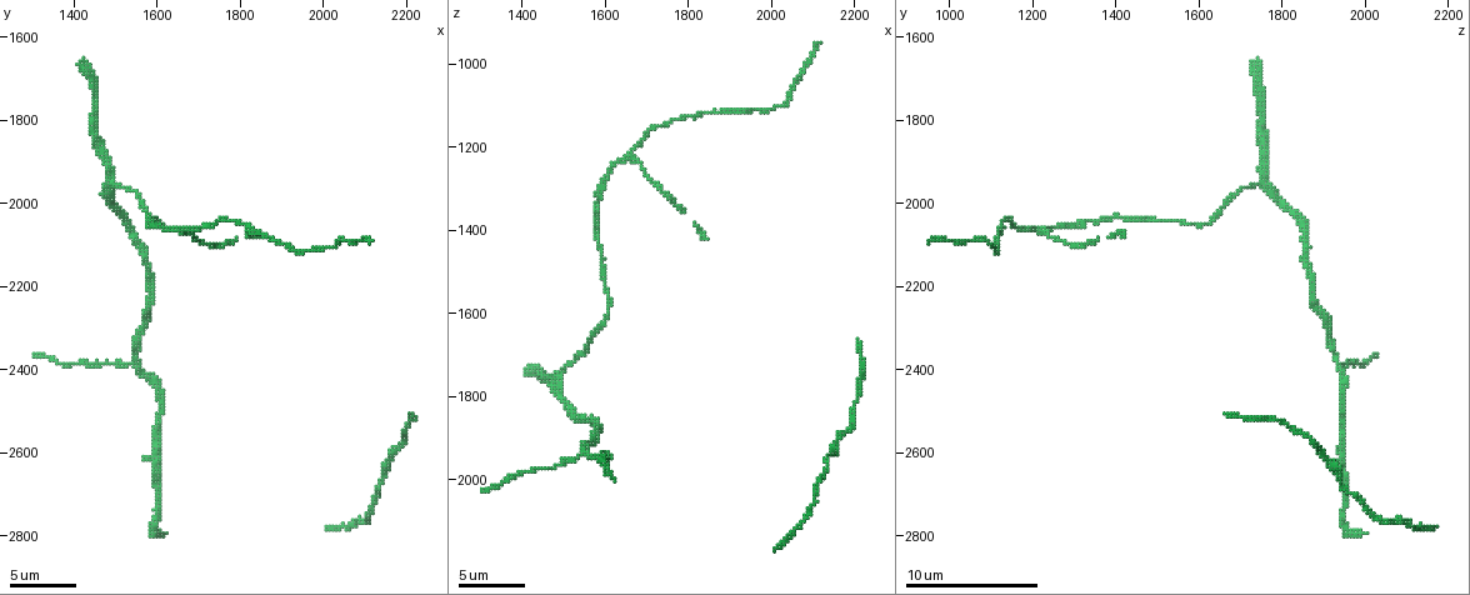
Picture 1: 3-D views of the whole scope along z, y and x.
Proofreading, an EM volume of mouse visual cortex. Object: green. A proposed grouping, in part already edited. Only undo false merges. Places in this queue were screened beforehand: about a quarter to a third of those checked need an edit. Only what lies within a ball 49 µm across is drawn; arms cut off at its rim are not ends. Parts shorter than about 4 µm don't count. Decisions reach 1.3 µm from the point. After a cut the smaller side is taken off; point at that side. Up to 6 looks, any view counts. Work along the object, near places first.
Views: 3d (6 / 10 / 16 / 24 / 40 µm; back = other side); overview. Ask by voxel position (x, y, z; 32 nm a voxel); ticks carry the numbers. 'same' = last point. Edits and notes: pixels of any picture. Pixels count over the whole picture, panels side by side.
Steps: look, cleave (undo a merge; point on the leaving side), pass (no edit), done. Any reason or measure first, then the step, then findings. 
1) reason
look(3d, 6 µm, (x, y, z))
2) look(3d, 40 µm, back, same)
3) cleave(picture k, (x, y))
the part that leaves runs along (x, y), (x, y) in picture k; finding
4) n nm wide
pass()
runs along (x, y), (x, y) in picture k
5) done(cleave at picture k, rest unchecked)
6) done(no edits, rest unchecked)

branch point
look(3d, 10 µm, (1500, 1950, 1745))

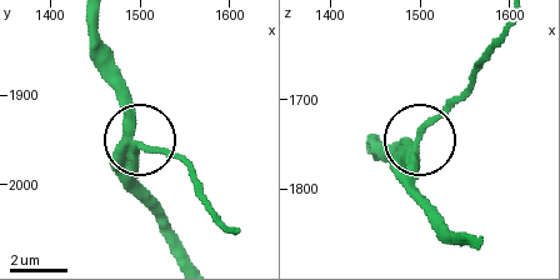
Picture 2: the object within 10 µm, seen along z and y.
pass()
runs along (189, 258), (136, 181), (136, 114), (114, 59) in picture 2; all the same neuron

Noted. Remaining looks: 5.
branch point
look(3d, 10 µm, (1545, 2390, 1940))

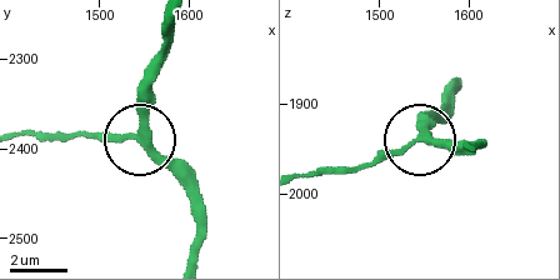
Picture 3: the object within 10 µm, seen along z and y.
pass()
runs along (160, 45), (144, 129), (131, 136), (76, 136) in picture 3; all the same neuron

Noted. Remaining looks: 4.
side arm on a straight run
look(3d, 16 µm, (1665, 2060, 1210))

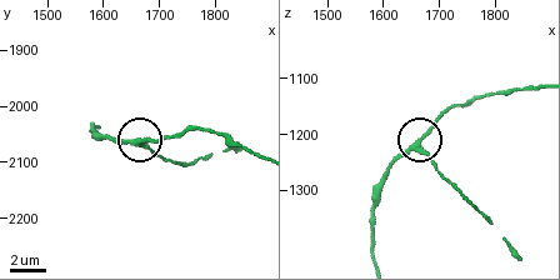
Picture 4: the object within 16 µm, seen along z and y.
side arm 9 µm
pass()
runs along (374, 258), (374, 200), (388, 169), (418, 140), (449, 180) in picture 4; all the same neuron

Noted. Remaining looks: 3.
done(no edits, rest unchecked)

